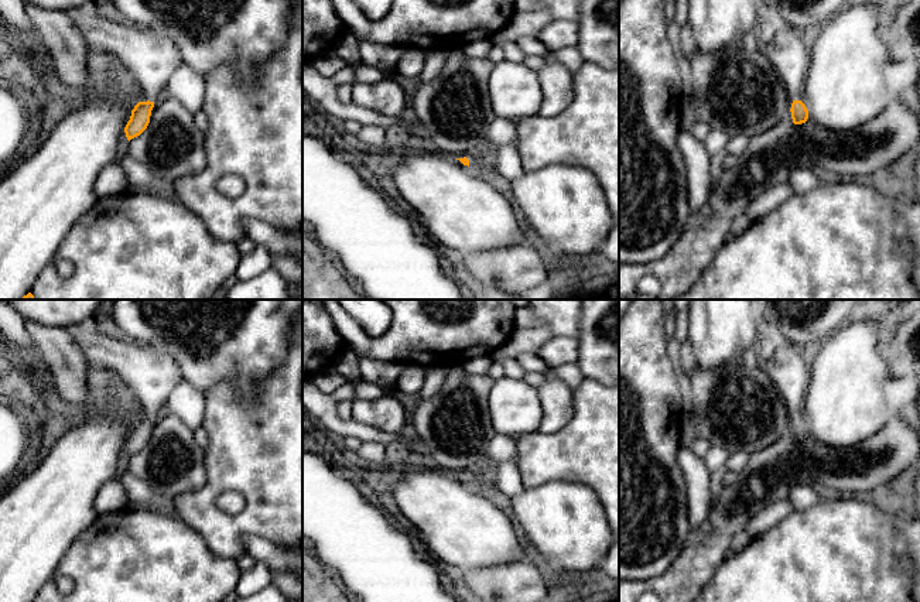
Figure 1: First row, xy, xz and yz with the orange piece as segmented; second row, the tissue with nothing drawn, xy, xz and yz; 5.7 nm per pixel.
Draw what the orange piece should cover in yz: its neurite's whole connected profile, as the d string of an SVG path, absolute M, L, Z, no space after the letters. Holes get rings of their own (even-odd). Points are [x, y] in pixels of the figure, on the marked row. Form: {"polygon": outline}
{"polygon": "M774 24L767 37L762 40L760 47L780 75L787 88L791 103L791 119L794 124L806 123L808 110L801 102L803 86L808 71L808 38L800 31Z"}

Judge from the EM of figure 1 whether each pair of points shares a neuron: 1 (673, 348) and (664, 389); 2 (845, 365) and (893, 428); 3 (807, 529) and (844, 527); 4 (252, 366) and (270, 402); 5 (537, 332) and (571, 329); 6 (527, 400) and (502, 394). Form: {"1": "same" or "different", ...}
{"1": "different", "2": "different", "3": "same", "4": "different", "5": "same", "6": "same"}

